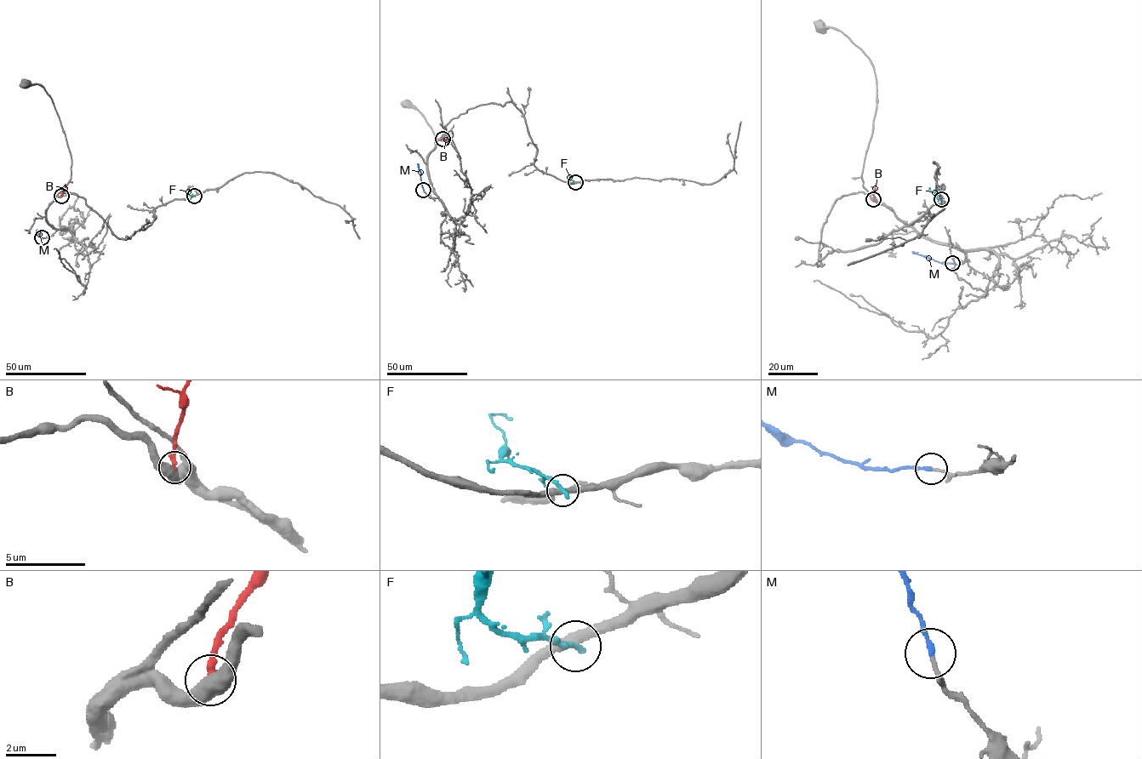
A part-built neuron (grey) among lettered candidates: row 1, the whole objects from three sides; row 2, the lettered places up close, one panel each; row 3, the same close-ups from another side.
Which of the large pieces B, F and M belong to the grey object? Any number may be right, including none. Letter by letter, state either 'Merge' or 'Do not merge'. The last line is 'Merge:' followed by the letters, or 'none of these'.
B: Do not merge
F: Do not merge
M: Merge
Merge: M

